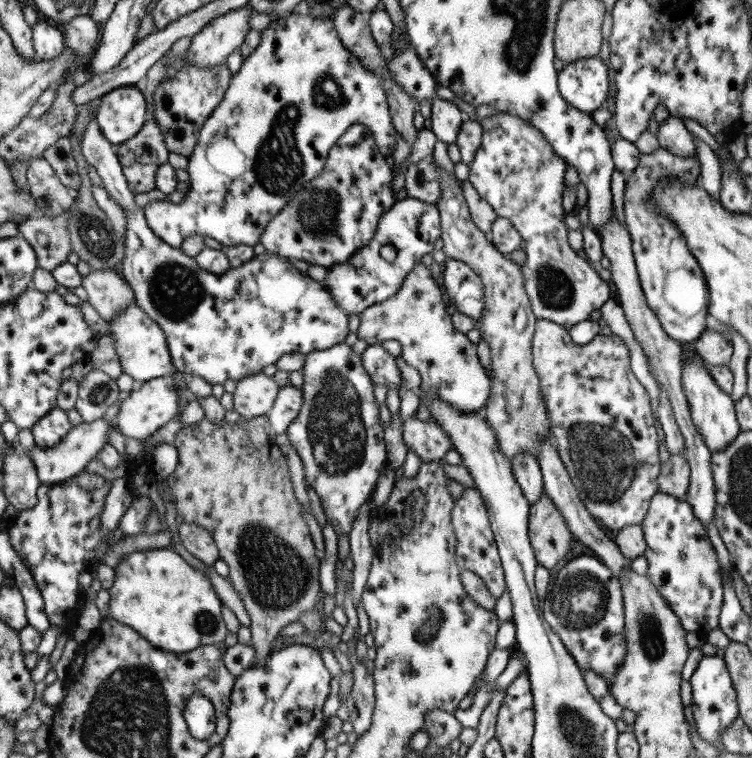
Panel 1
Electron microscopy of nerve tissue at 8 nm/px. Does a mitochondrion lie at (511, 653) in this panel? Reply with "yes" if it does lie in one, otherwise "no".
no

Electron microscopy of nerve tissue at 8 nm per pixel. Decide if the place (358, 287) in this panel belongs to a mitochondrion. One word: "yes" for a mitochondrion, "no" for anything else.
no

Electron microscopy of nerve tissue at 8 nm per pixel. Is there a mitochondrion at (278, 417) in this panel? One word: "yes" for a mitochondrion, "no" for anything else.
no

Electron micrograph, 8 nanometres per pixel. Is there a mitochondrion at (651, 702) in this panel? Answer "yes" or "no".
no

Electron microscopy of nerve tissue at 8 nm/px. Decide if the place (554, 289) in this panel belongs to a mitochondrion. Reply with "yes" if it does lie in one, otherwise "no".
yes

